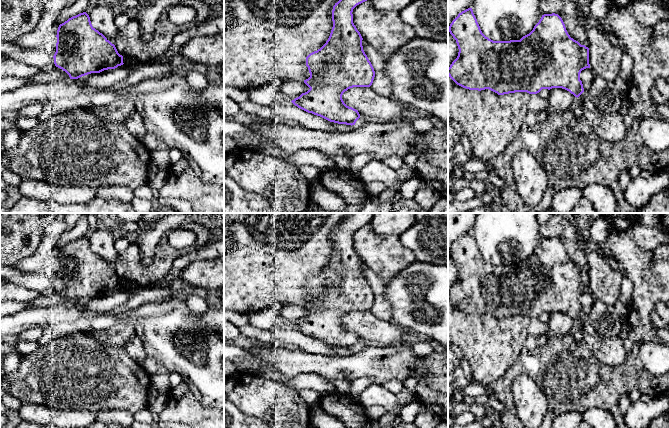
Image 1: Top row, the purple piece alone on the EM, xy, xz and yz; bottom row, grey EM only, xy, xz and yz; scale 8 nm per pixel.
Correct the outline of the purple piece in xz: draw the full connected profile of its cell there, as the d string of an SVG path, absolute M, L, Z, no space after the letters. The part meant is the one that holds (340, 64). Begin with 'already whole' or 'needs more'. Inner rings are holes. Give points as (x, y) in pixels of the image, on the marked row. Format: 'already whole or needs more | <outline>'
already whole | M339 0L333 6L333 27L326 43L306 57L310 77L304 83L310 88L291 102L298 108L330 122L355 125L358 110L347 106L342 95L353 87L370 87L375 77L374 68L362 46L362 36L353 23L353 9L367 0Z

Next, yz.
needs more | M468 8L452 21L449 32L456 40L459 52L448 68L448 76L457 85L469 90L489 89L498 95L515 92L537 94L542 89L562 88L578 98L583 107L583 117L602 139L620 142L627 136L624 116L619 112L601 112L584 93L580 73L590 68L589 48L570 37L558 14L542 15L533 30L520 40L493 41L482 33L472 8Z

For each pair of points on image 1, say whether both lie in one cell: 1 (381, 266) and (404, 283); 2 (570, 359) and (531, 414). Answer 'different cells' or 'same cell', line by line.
1: different cells
2: different cells

